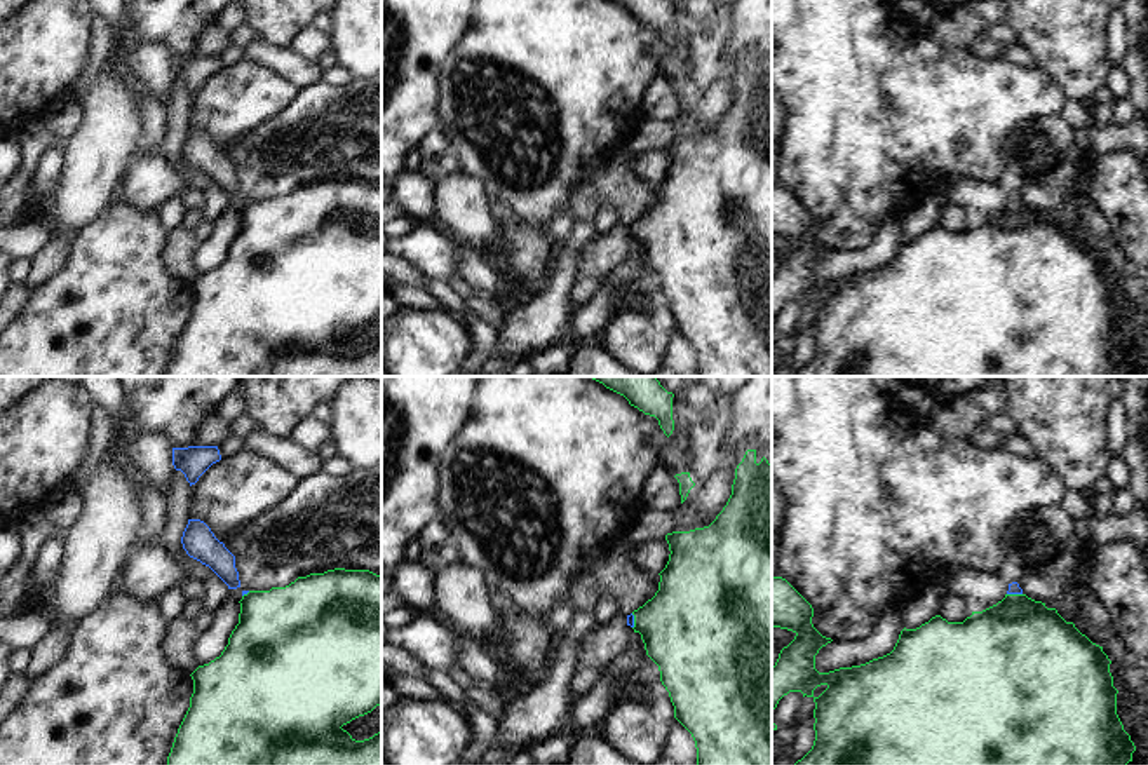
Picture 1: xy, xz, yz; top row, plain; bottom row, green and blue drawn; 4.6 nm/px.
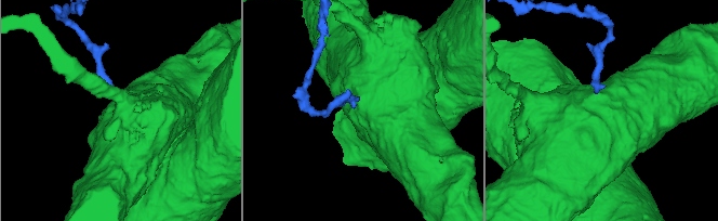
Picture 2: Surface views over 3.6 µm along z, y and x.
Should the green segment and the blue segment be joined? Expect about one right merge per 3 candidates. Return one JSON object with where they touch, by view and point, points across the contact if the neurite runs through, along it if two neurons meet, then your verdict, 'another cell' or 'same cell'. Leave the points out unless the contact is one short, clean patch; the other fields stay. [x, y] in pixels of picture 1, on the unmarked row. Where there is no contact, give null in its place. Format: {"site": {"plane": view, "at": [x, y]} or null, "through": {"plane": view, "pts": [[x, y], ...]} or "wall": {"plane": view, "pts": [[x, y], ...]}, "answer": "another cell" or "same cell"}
{"site": {"plane": "yz", "at": [1014, 204]}, "through": {"plane": "yz", "pts": [[1018, 258], [1014, 204], [1014, 197]]}, "answer": "same cell"}

